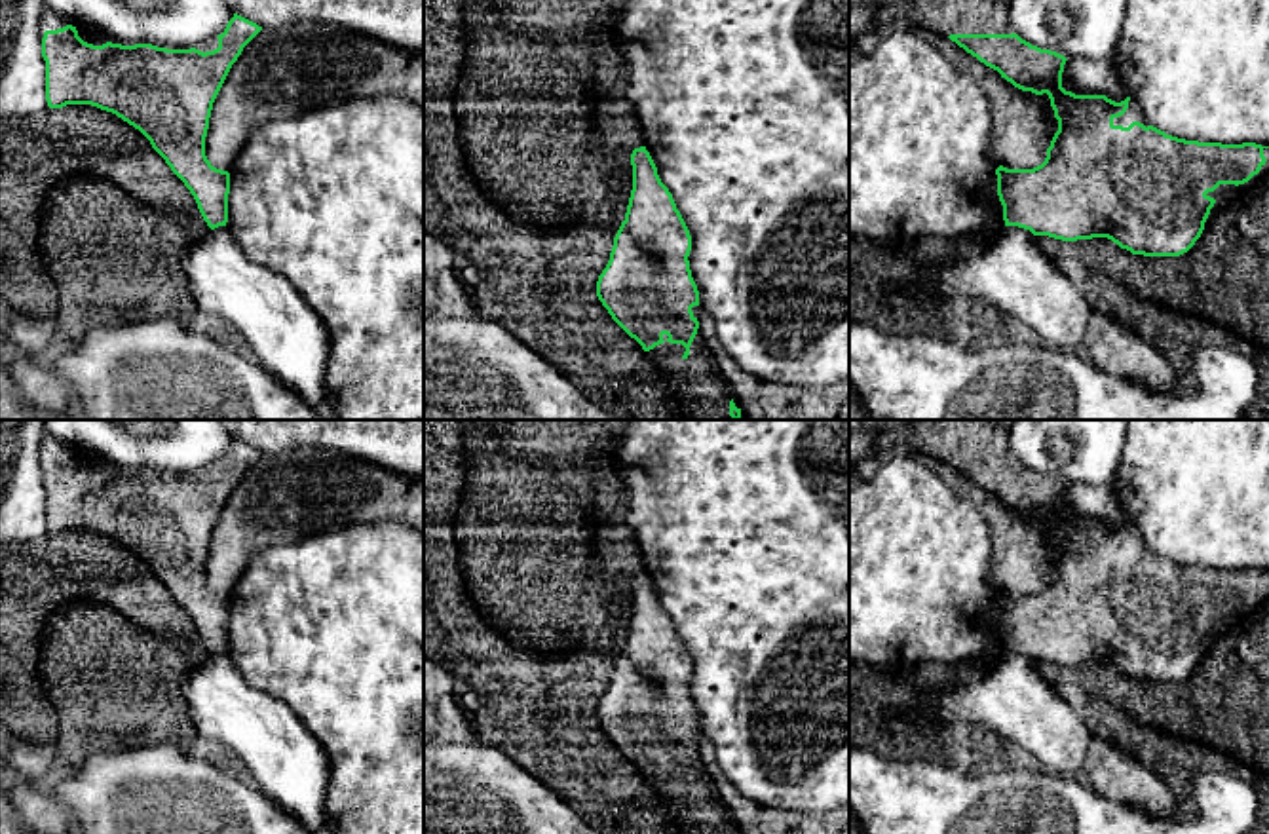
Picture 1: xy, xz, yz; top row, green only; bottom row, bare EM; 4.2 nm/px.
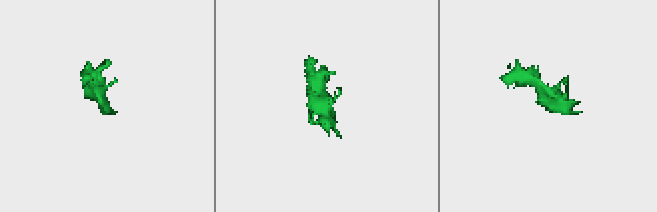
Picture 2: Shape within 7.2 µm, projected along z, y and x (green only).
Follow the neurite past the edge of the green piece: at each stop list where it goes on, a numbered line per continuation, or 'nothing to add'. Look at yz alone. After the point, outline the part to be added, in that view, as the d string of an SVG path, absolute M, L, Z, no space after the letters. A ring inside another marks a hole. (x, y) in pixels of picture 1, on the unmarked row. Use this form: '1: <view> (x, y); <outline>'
1: yz (945, 439); M902 420L902 439L914 454L950 460L1013 460L1007 433L980 420Z
2: yz (1224, 620); M1263 574L1265 589L1261 591L1260 598L1254 600L1248 608L1244 610L1220 610L1214 617L1208 617L1206 621L1214 623L1216 629L1210 635L1210 640L1204 648L1210 650L1210 646L1233 625L1241 625L1248 616L1256 614L1267 600L1269 600L1269 574Z

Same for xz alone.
1: xz (696, 808); M699 754L686 785L682 783L686 773L667 764L663 760L665 768L646 781L669 806L676 834L729 834L731 826L743 834L709 779Z

